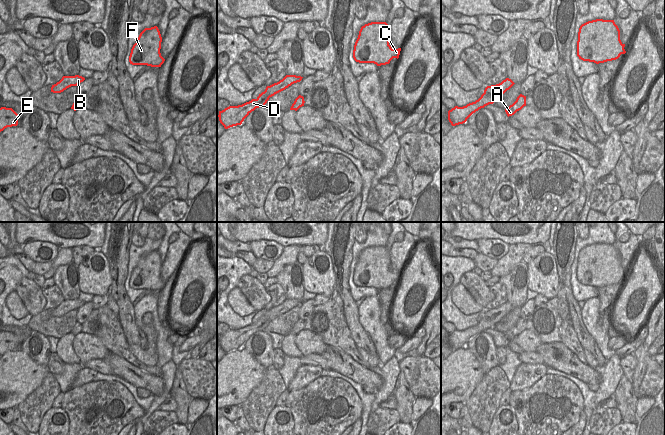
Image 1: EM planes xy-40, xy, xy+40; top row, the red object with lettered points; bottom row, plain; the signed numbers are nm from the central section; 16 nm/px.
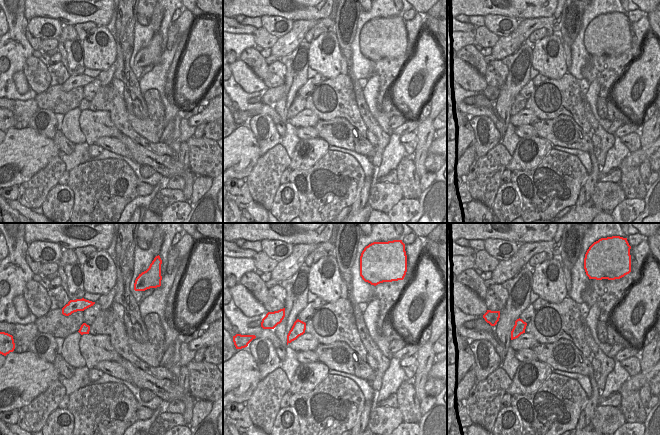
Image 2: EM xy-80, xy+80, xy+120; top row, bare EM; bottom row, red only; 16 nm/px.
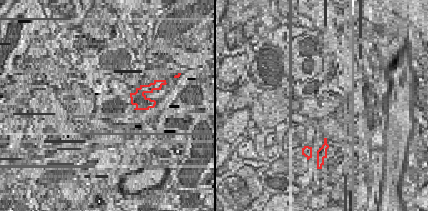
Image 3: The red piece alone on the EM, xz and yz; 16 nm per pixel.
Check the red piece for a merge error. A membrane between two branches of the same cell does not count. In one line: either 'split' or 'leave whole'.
leave whole

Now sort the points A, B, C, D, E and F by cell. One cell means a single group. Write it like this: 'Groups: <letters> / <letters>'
Groups: A B C D E F.

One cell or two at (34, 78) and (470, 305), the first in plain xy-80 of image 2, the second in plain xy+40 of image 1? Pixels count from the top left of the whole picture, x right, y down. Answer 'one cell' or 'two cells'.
two cells

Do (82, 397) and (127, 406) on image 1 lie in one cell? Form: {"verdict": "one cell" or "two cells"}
{"verdict": "one cell"}

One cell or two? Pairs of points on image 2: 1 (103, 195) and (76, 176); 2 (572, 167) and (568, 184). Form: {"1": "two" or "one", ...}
{"1": "one", "2": "one"}

